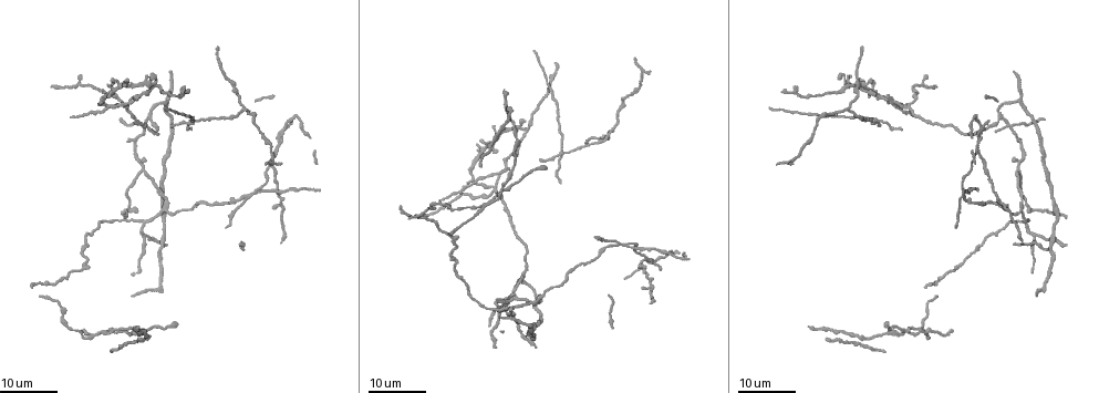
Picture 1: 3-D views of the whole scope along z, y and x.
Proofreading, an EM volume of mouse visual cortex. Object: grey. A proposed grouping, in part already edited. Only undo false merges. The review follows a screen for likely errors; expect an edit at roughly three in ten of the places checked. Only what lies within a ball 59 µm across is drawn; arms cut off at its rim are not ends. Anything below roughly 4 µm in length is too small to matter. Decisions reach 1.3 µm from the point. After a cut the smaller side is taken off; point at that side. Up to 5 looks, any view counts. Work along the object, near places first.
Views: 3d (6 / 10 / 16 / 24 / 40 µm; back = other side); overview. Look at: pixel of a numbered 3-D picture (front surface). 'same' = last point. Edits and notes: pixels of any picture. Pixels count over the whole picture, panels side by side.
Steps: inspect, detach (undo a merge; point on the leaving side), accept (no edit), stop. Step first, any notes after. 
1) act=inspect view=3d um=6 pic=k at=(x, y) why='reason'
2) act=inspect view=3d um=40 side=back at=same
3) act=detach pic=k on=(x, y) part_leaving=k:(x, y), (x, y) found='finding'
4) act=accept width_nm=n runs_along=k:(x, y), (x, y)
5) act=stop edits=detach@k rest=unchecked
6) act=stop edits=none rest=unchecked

act=inspect view=3d um=24 pic=1 at=(512, 290) why='four-way junction'

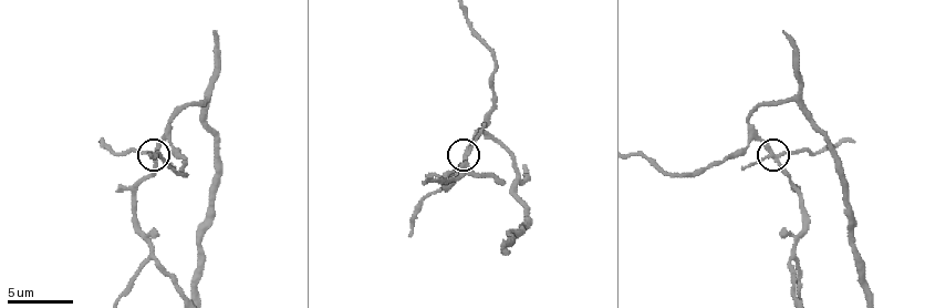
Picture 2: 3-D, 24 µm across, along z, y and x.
act=inspect view=3d um=6 pic=2 at=(778, 155)

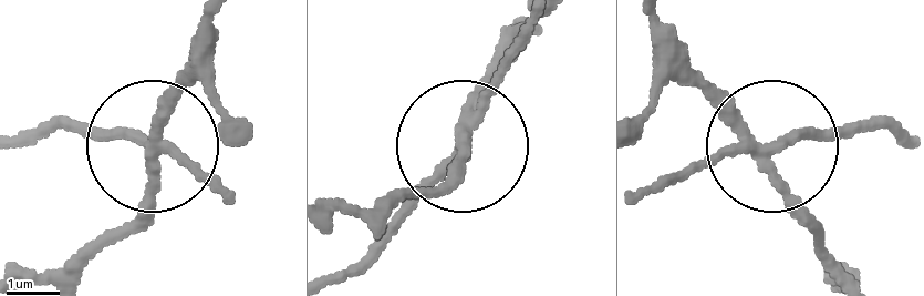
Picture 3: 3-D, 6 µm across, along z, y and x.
act=detach pic=3 on=(191, 171) part_leaving=3:(162, 141), (17, 132) found='a second cell is stuck on'

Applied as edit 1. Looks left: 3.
act=inspect view=3d um=10 pic=2 at=(149, 260) why='three arms meet'

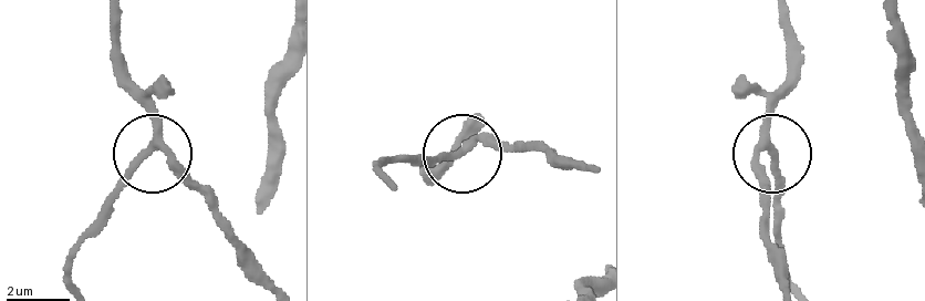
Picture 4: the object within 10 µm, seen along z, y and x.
act=accept width_nm=230 runs_along=4:(436, 168), (466, 147), (457, 155), (396, 155) found='all the same cell'

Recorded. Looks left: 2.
act=inspect view=3d um=24 pic=1 at=(145, 222)

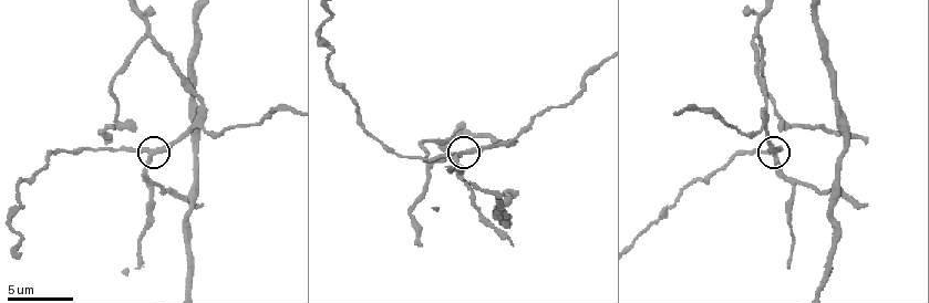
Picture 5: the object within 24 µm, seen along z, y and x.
act=inspect view=3d um=6 pic=5 at=(147, 152)

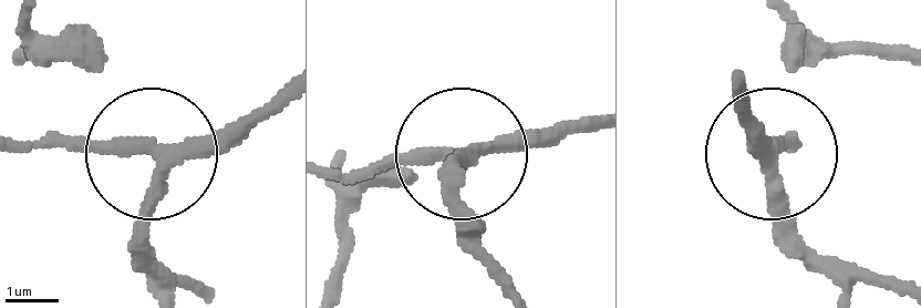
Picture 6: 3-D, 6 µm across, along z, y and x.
act=accept runs_along=6:(282, 85), (230, 125), (155, 152), (151, 288) found='one cell here'

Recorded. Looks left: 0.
act=stop edits=detach@3 rest=unchecked

